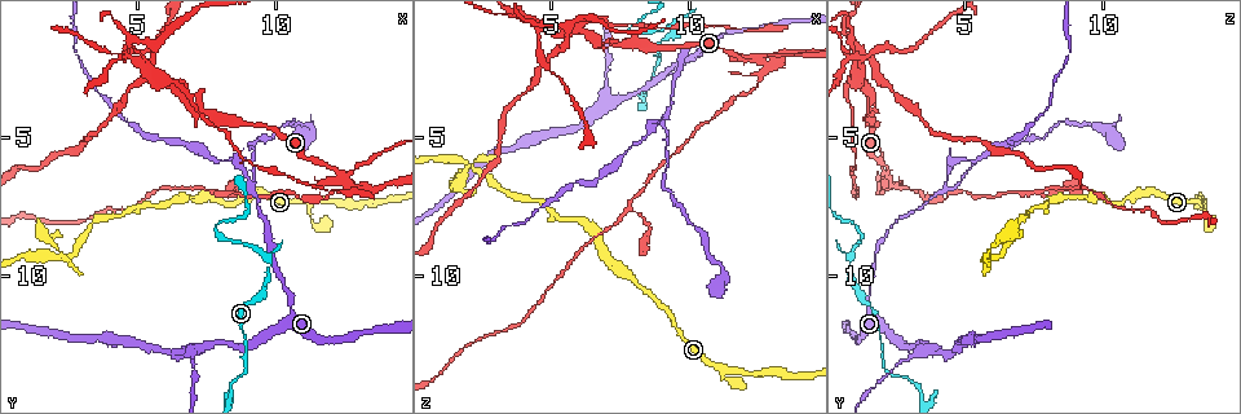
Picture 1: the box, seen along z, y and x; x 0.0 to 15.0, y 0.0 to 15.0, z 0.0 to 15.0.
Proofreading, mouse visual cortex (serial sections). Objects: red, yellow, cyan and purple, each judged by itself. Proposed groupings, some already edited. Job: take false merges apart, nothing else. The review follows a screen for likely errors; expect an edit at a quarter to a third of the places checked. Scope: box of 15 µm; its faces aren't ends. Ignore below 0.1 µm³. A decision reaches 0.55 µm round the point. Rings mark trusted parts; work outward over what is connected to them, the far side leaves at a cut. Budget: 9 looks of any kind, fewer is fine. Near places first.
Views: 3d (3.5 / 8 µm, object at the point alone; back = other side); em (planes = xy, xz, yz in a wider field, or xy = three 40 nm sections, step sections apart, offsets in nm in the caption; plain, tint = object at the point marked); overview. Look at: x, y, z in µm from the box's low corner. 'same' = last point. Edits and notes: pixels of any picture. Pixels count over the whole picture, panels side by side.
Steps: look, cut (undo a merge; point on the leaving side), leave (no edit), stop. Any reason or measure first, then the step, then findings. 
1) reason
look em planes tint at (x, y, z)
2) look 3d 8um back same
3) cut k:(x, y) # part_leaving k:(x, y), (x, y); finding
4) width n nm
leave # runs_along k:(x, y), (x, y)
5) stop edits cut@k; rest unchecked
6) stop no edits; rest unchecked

a fork
look 3d 3.5um back at (7.0, 12.7, 3.8)

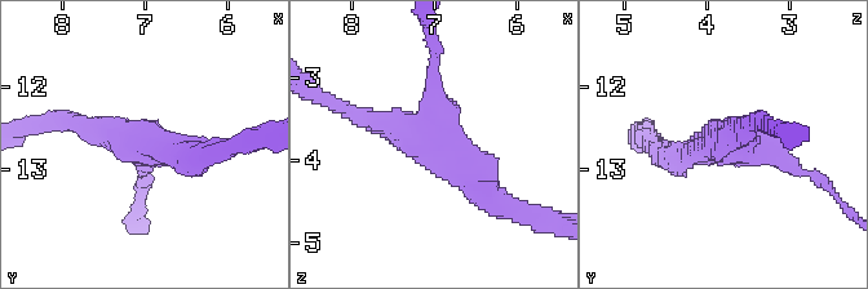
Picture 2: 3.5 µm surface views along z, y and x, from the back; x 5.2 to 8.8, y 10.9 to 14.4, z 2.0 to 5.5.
arms 3; arm_widths 200, 200, 350 nm; need the tissue
look em xy step 3 tint at (7.10, 12.60, 3.75)

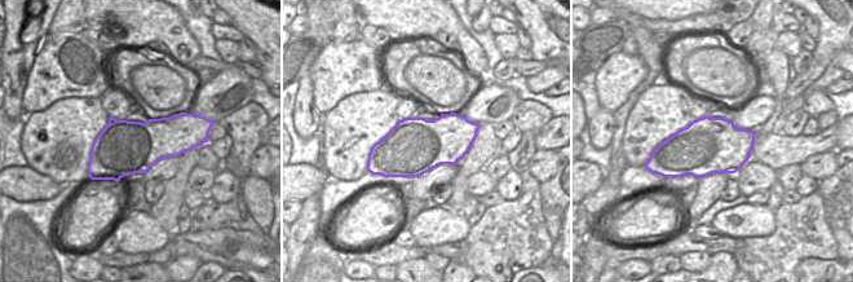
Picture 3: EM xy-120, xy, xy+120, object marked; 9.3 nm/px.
width 550 nm
leave # runs_along 2:(348, 110), (435, 142), (486, 192); one cell here

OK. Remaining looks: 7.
thin neck
look 3d 3.5um at (7.0, 4.1, 1.6)

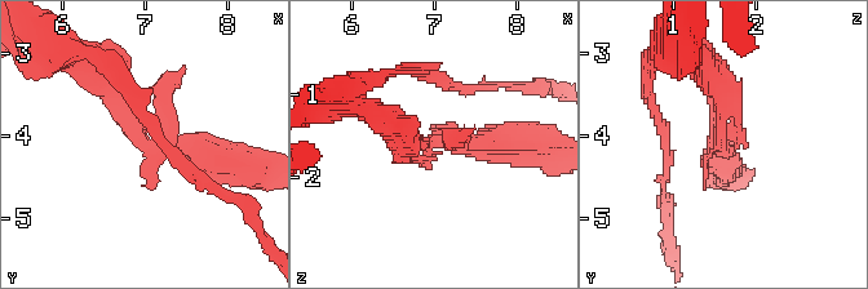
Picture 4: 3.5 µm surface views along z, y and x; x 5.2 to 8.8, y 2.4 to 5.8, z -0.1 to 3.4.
look em xy step 2 tint at (7.00, 4.05, 1.60)

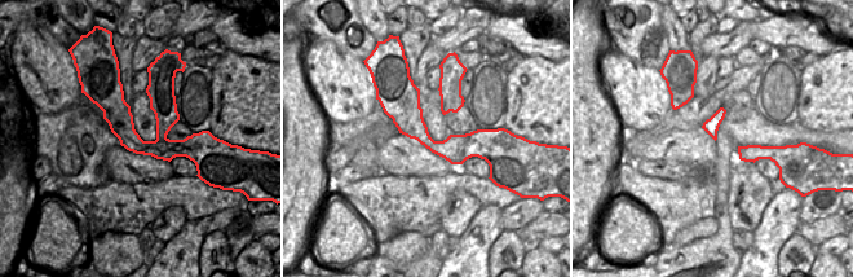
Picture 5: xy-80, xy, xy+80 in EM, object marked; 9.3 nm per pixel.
width 260 nm
leave # runs_along 5:(98, 101), (141, 146), (193, 144); one cell here

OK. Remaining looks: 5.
thick turns thin
look 3d 3.5um at (5.7, 2.7, 0.9)

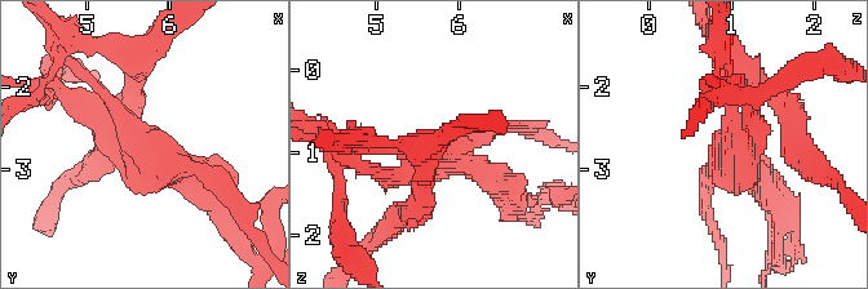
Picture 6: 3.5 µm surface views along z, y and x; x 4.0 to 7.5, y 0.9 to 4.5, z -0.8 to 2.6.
arms 4; arm_widths 150, 200, 250, 350 nm; shape alone is not enough
look em xy step 2 tint at (5.65, 2.80, 1.00)

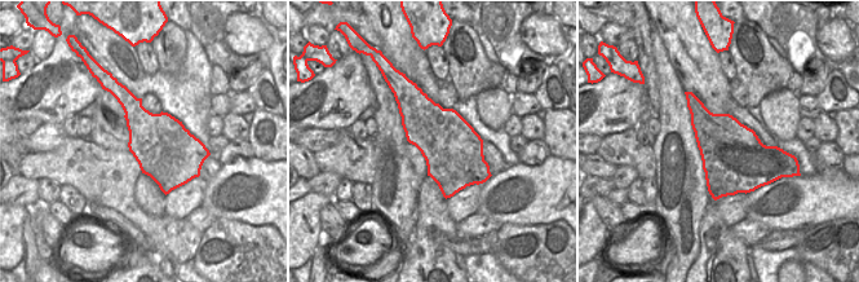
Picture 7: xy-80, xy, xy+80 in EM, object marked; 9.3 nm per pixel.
cut it another way
look em planes tint same

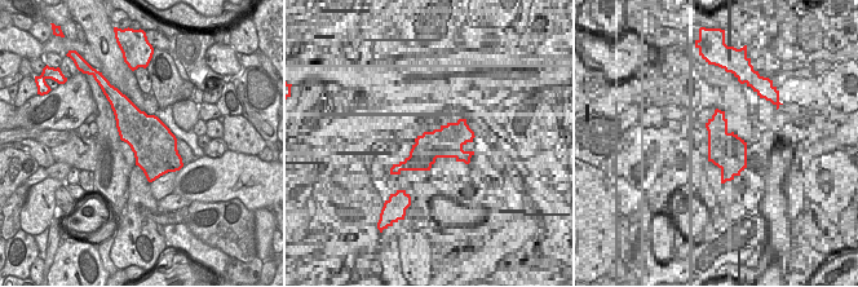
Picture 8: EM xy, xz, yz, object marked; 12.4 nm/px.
cut 6:(789, 85) # part_leaving 6:(163, 165), (76, 70); a second cell is stuck on

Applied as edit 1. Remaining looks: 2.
stop edits cut@6; rest unchecked

